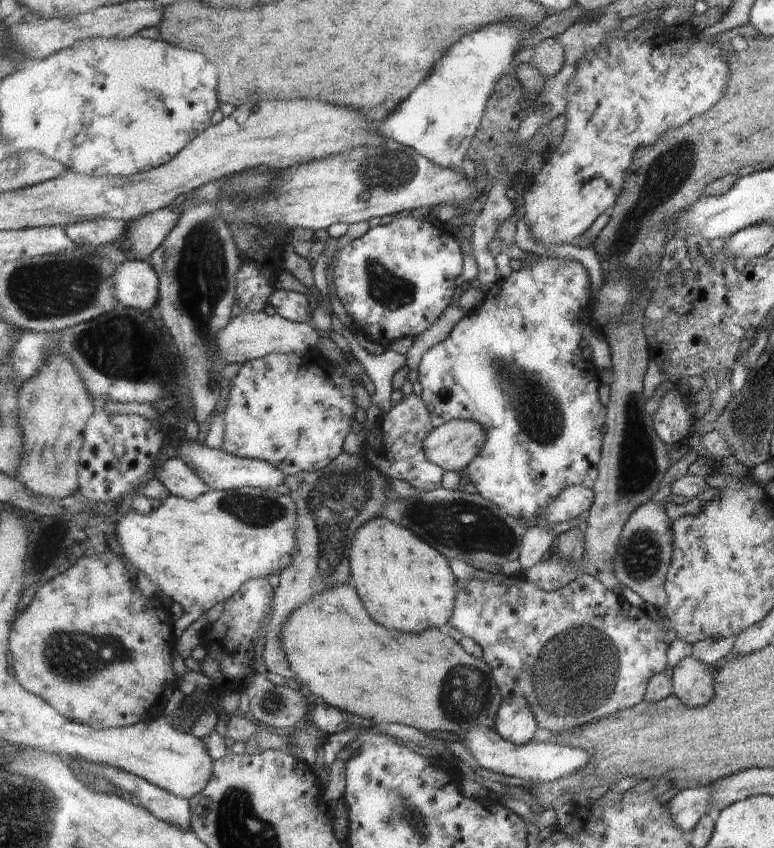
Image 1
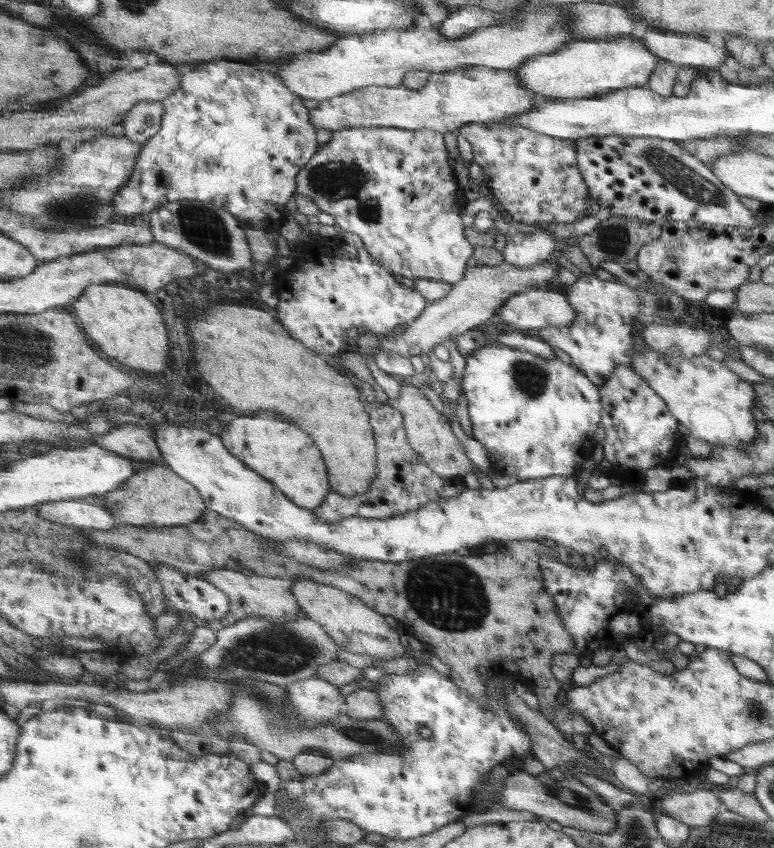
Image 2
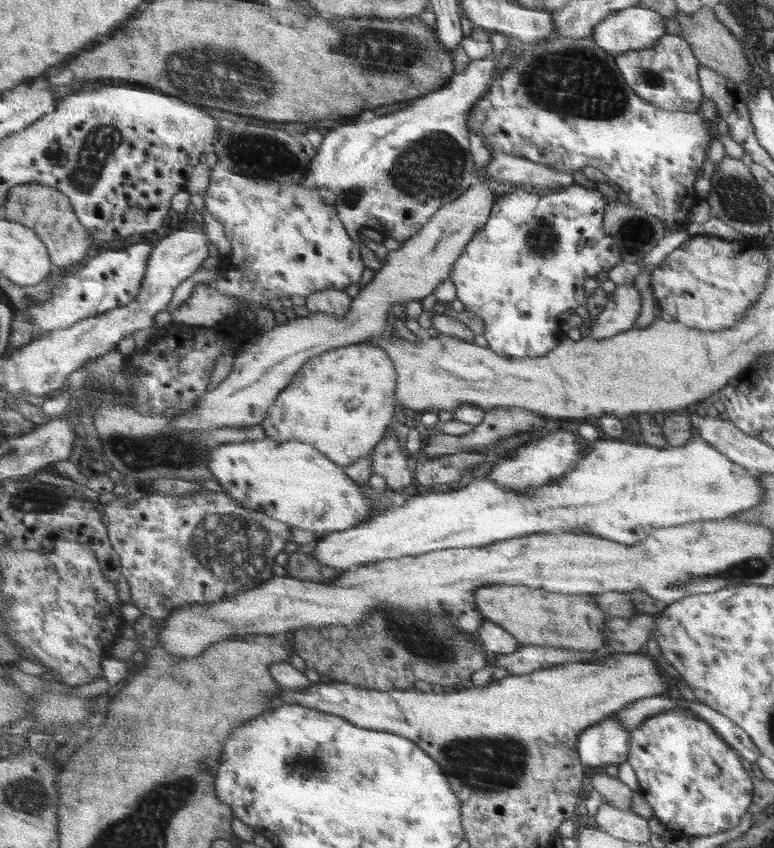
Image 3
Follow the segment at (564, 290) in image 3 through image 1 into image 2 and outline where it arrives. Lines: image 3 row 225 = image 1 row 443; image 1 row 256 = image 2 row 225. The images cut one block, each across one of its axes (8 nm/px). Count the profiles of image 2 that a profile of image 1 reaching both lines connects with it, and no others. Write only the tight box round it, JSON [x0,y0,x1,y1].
[458,123,588,228]

